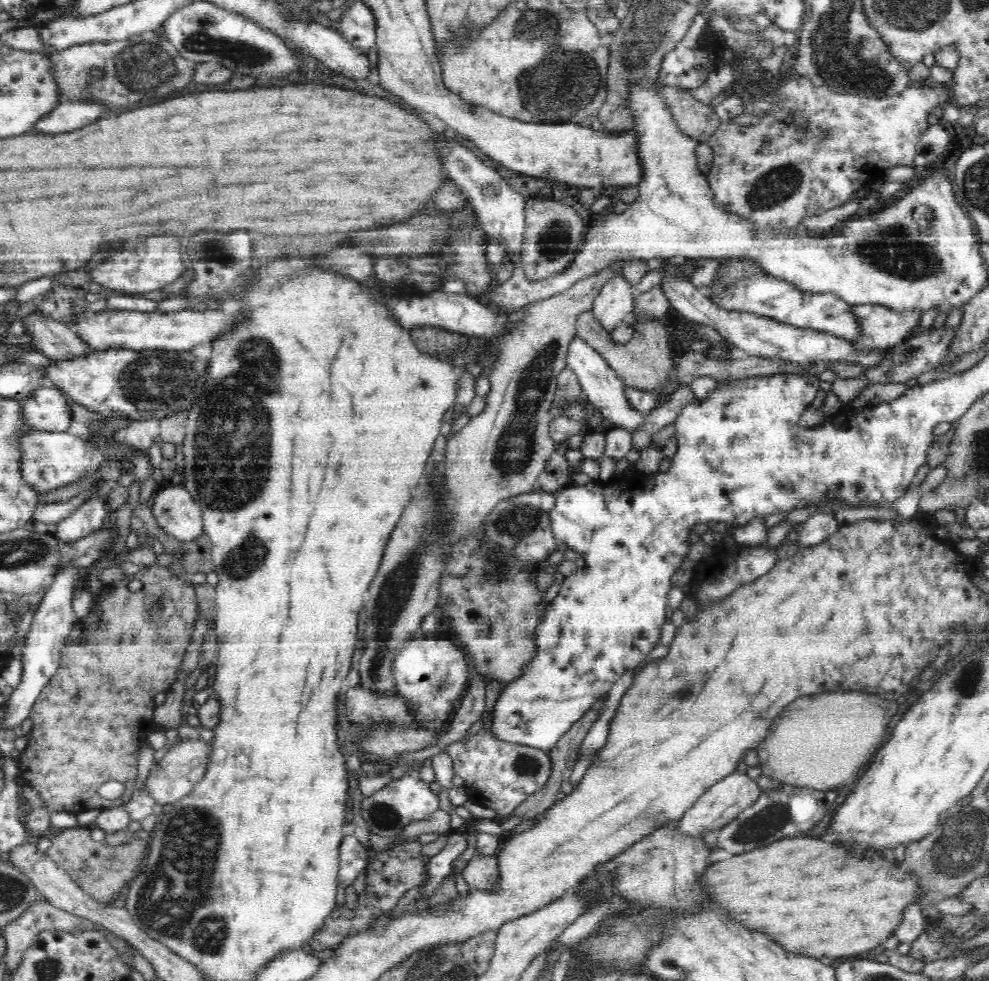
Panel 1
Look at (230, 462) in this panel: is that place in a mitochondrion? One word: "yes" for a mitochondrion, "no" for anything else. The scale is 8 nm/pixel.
yes

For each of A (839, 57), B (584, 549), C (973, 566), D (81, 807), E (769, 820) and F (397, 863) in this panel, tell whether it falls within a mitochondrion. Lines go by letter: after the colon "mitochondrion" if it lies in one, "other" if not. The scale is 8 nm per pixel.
A: mitochondrion
B: other
C: other
D: other
E: mitochondrion
F: other

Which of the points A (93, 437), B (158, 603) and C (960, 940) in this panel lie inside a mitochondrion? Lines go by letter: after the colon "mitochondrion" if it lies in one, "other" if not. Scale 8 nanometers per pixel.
A: other
B: other
C: other

